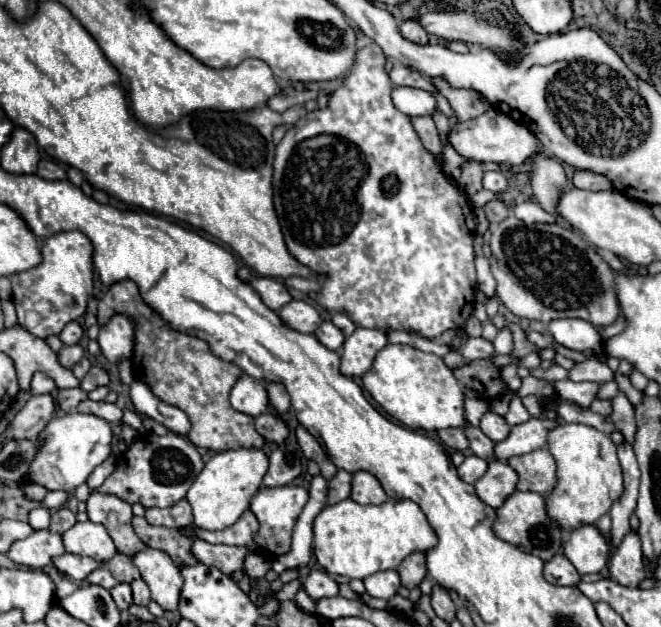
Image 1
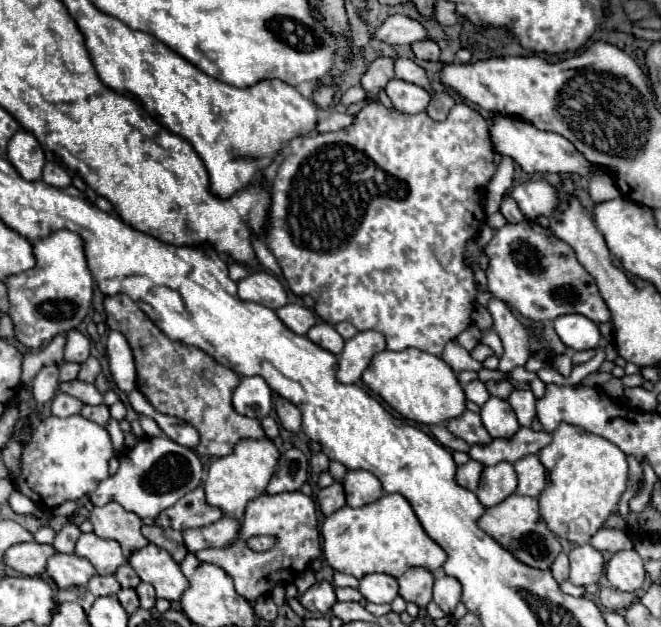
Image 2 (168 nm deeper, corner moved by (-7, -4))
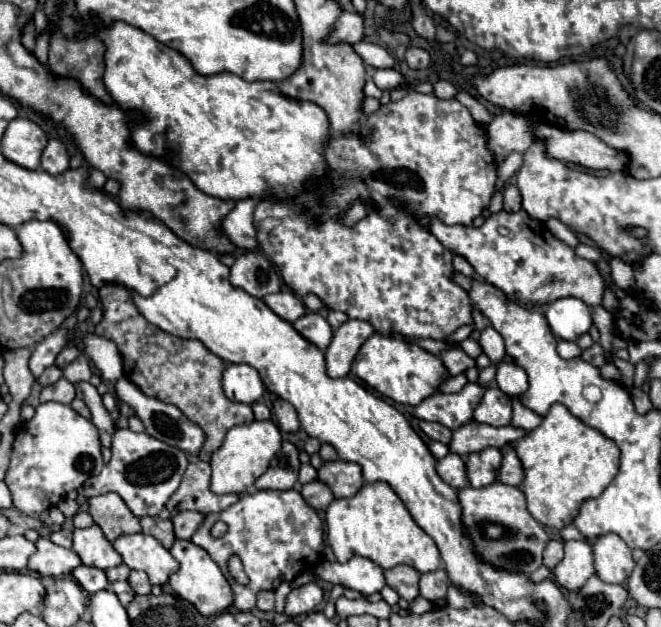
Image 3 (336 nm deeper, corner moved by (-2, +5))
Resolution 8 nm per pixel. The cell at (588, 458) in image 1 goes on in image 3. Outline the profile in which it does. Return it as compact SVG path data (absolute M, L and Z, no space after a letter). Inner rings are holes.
M553 405L549 409L549 413L543 417L543 423L529 431L527 437L519 439L515 443L515 451L525 467L525 479L523 479L523 493L527 495L527 509L529 513L543 523L545 527L555 527L555 529L563 529L567 525L573 523L573 519L577 517L581 505L587 499L599 497L603 493L603 489L615 479L617 471L619 471L619 447L615 445L613 439L605 437L601 431L585 425L583 421L579 421L577 417L573 417L563 405Z

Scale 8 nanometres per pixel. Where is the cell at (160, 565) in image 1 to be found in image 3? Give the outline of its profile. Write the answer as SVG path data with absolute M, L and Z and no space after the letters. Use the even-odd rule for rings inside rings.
M123 535L113 541L113 547L121 553L123 563L129 569L145 571L151 585L165 585L179 569L179 563L173 559L173 555L151 535Z

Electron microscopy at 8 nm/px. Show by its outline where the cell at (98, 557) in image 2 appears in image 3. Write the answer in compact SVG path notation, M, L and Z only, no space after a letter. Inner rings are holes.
M99 525L73 531L73 551L79 555L83 565L109 569L121 563L121 555L115 551L113 543L105 539Z

